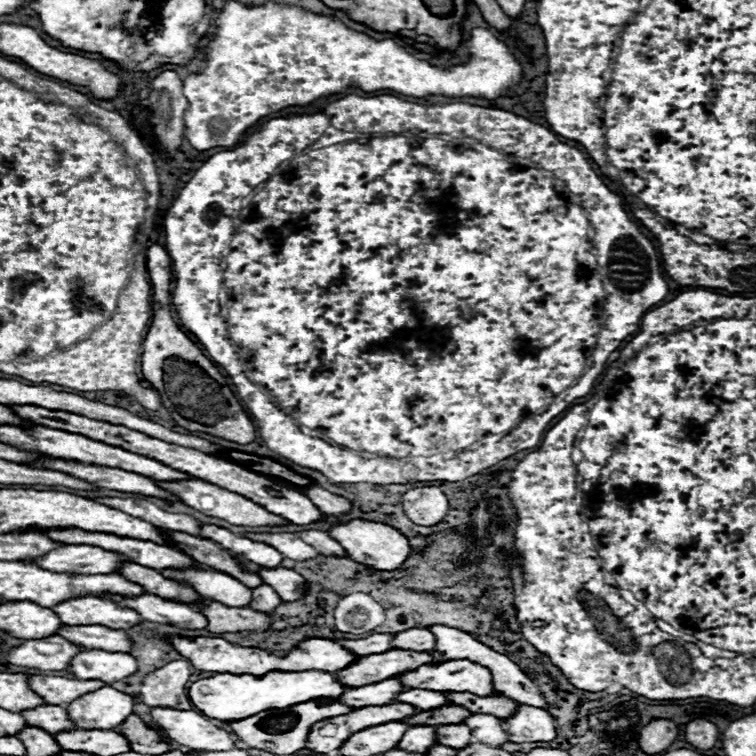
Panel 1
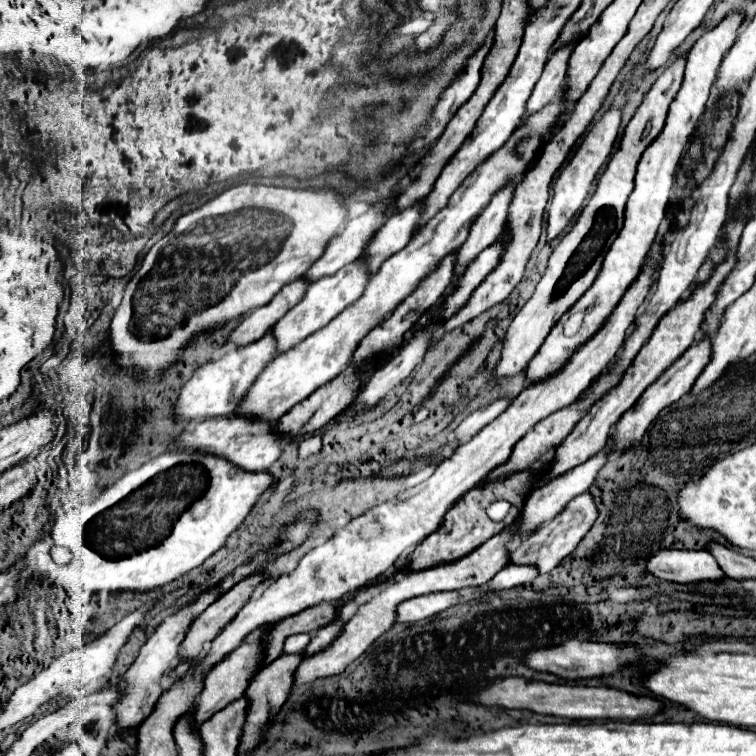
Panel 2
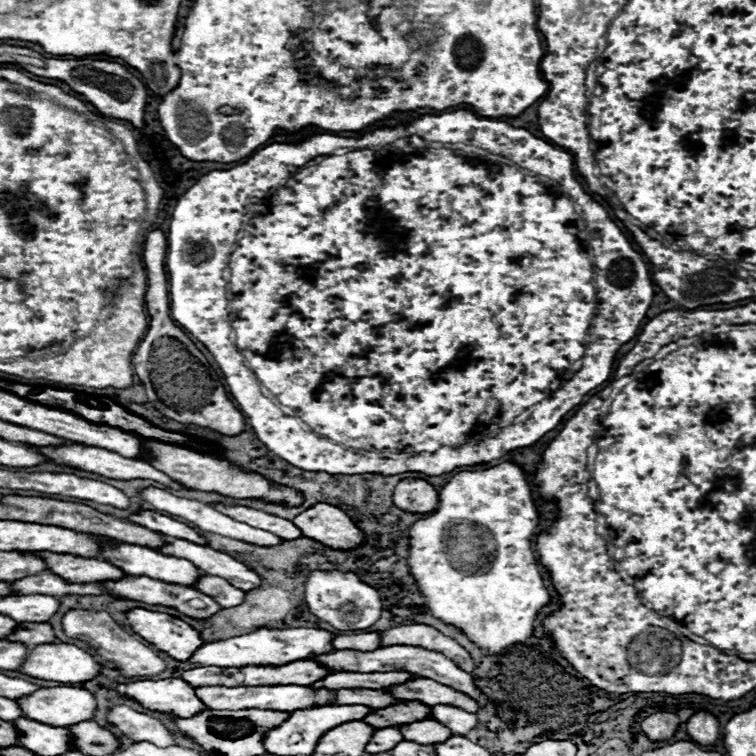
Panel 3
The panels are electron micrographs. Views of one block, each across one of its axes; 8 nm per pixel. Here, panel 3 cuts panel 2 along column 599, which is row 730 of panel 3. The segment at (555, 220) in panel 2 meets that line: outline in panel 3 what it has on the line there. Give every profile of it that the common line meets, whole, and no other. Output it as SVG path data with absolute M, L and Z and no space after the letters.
M116 706L110 710L108 720L118 726L124 736L136 742L152 742L156 746L172 746L176 744L174 732L170 732L158 718L152 718L144 712L136 712L128 706Z

